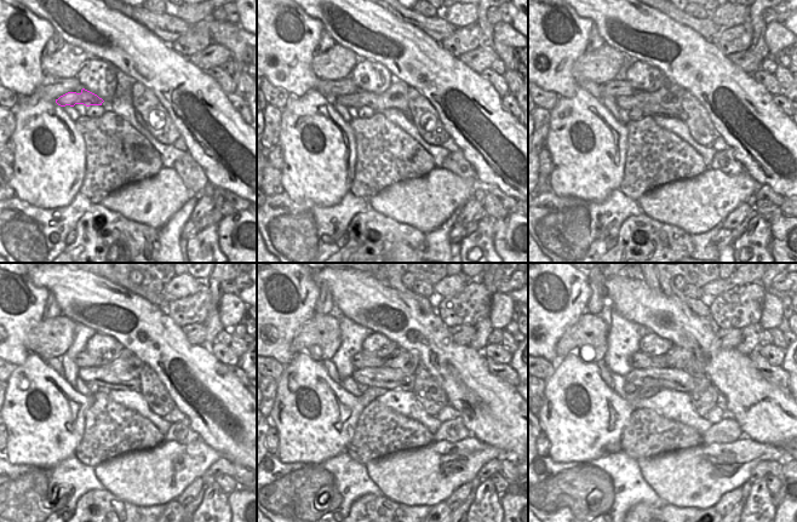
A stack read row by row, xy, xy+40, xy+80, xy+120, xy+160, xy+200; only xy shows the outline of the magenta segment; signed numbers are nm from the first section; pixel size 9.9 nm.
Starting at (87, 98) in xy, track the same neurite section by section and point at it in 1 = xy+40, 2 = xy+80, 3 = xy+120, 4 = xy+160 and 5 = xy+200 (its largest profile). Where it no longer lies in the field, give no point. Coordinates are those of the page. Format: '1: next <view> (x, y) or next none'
1: next xy+40 (361, 98)
2: next xy+80 (636, 101)
3: next xy+120 (107, 380)
4: next xy+160 (388, 378)
5: next xy+200 (676, 379)

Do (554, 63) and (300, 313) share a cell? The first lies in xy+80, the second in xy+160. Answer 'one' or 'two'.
one

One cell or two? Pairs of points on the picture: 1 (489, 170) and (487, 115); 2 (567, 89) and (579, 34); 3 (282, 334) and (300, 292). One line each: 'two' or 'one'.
1: one
2: one
3: one

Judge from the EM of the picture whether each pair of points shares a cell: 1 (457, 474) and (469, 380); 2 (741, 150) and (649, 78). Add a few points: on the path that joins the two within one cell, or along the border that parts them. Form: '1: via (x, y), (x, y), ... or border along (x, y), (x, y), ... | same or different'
1: border along (472, 435), (498, 449) | different
2: border along (641, 62), (657, 67), (665, 78) | different

